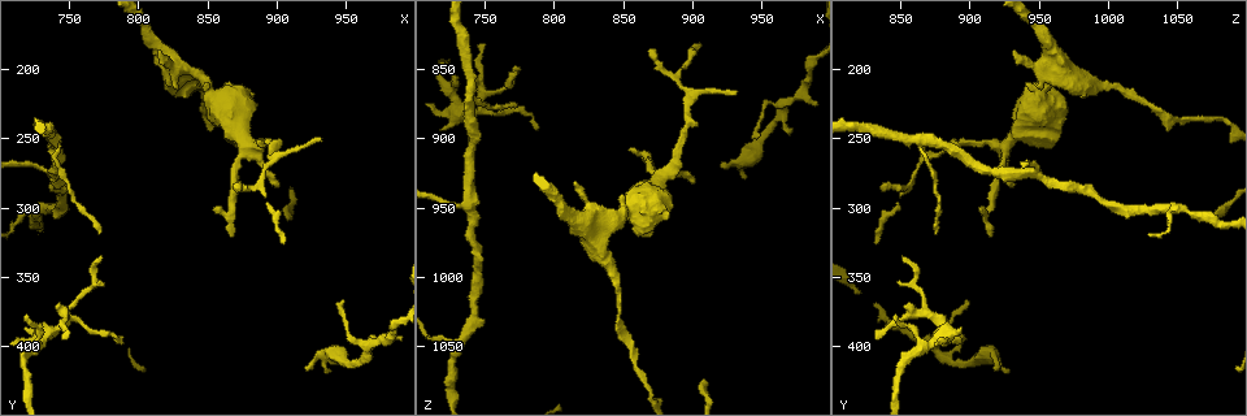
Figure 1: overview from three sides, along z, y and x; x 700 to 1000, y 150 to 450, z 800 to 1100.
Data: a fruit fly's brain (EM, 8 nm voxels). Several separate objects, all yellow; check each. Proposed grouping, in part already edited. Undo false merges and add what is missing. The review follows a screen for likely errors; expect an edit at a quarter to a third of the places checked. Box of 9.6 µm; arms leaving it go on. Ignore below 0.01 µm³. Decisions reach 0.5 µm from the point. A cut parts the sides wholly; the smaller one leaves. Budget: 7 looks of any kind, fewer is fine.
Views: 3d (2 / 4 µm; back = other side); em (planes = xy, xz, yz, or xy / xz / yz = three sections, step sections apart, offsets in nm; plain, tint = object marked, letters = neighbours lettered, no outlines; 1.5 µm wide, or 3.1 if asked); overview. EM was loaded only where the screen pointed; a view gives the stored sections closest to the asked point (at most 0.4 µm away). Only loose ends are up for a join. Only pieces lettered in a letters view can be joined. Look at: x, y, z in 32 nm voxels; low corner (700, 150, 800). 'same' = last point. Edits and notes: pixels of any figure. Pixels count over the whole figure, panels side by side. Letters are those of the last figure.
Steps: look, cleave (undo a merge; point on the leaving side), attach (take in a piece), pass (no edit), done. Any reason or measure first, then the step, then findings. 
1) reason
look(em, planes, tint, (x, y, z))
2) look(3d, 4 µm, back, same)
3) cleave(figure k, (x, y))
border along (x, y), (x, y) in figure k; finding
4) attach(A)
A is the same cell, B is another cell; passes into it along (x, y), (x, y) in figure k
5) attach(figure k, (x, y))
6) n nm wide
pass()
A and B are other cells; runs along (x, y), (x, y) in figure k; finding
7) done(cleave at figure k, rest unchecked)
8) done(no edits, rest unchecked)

look(3d, 4 µm, (770, 320, 874))

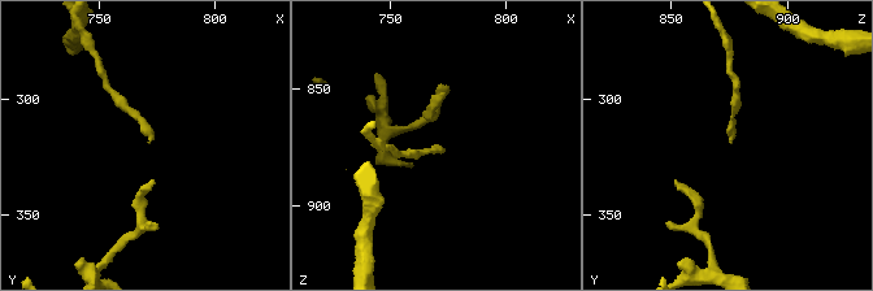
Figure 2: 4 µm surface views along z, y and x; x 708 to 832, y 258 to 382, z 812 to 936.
look(em, planes, letters, (772, 319, 876))

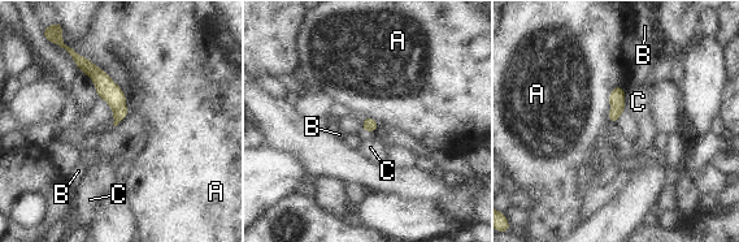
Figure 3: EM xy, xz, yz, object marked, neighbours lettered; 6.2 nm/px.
pass()
A, B and C are other cells; border along (72, 47), (121, 89), (129, 112) in figure 3; none of them fits

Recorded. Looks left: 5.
tapers out
look(em, planes, letters, (868, 320, 914))

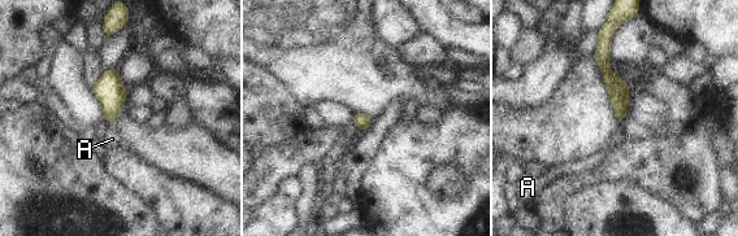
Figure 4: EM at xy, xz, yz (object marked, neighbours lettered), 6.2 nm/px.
attach(A)
A is the same cell; passes into it along (109, 90), (109, 122), (112, 139) in figure 4; the neuron continues

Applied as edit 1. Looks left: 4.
done(attach at figure 4, rest unchecked)

